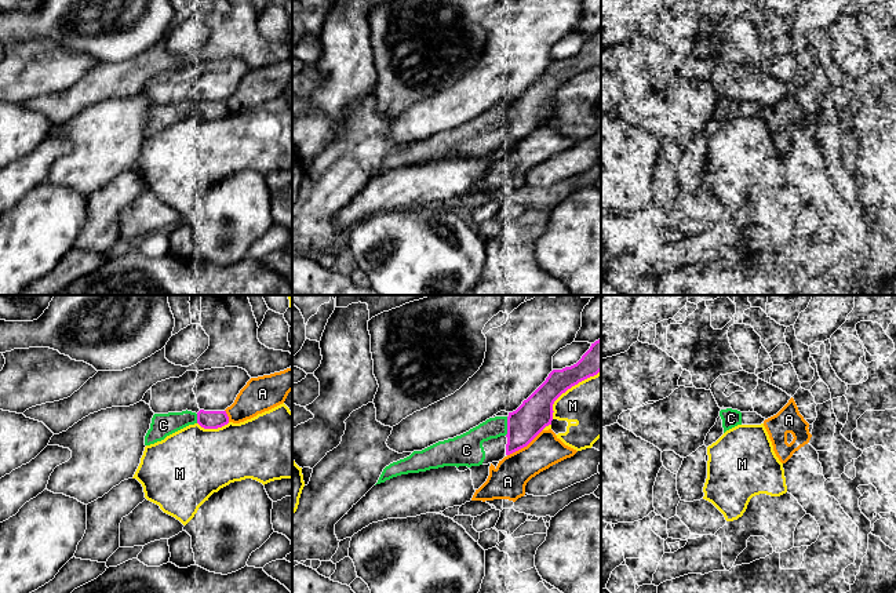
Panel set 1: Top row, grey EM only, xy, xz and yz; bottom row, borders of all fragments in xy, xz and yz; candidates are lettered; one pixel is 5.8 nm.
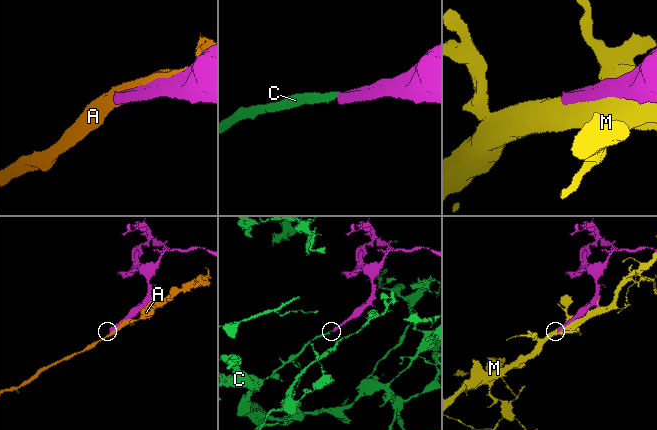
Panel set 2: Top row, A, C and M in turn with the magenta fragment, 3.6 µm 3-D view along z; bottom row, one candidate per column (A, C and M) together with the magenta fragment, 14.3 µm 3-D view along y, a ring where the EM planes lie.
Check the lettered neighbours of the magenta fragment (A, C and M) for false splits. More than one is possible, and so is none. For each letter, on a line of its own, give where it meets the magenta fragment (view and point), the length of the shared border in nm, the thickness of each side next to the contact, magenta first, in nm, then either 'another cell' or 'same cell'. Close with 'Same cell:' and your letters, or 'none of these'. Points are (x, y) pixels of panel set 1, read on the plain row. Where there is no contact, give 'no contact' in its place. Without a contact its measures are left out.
A: xz (524, 137) | 260 nm | 200/200 nm | another cell
C: xz (507, 117) | 110 nm | 200/150 nm | same cell
M: xz (568, 79) | 400 nm | 200/340 nm | another cell
Same cell: C

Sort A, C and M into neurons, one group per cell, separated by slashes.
A / C / M

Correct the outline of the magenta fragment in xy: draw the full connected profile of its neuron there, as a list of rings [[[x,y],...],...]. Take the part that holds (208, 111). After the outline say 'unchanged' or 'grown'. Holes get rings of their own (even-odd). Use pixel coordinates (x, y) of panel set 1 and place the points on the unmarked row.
[[[192,102],[154,105],[150,120],[145,127],[145,137],[164,131],[167,127],[189,117],[198,114],[204,120],[218,120],[229,114],[226,102],[204,102],[197,105]]]; grown

